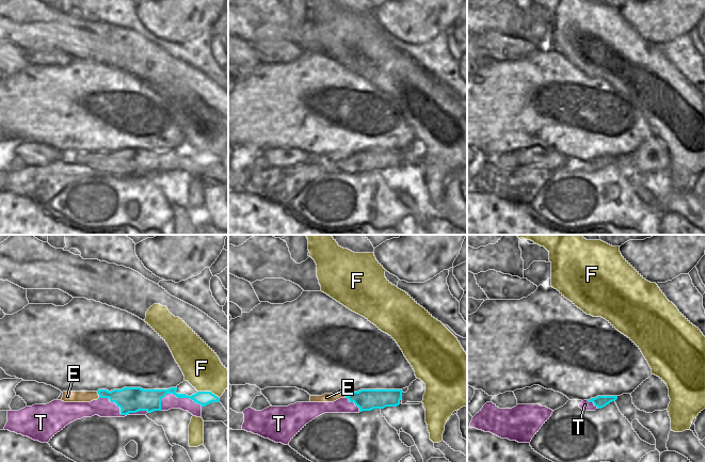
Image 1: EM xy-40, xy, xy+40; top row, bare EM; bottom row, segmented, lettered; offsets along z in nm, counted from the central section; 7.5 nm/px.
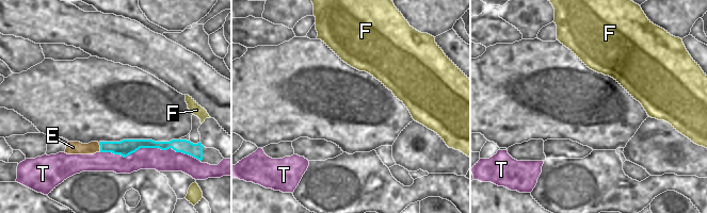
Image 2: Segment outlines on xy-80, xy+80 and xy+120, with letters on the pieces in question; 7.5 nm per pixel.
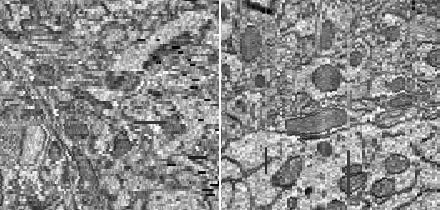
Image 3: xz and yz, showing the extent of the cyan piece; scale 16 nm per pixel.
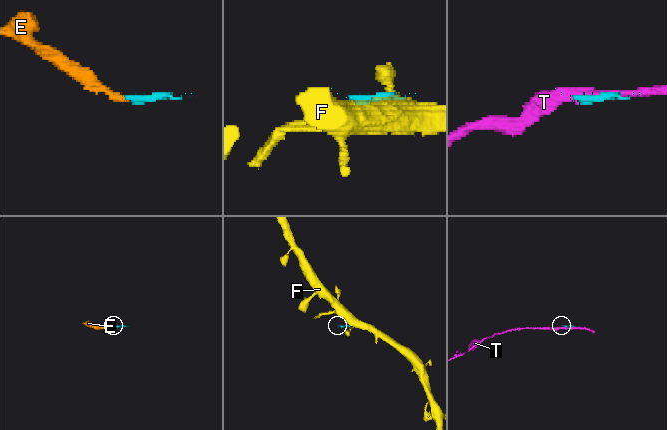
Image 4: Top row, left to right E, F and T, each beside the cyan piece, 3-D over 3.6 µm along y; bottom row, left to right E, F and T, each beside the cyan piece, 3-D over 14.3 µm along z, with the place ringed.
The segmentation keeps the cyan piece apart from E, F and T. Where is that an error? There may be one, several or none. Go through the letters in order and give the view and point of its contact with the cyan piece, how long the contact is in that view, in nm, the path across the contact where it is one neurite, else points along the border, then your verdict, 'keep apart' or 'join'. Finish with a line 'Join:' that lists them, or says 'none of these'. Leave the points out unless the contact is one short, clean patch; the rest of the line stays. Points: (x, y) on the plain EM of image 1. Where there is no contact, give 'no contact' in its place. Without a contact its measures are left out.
E: meets cyan in xy-40 at (98, 155); contact 60 nm long; join
F: meets cyan in xy-40 at (208, 153); contact 180 nm long; border along xy-40 (197, 152), (210, 152), (219, 159); keep apart
T: meets cyan in xy-40 at (122, 175); contact 400 nm long; keep apart
Join: E

